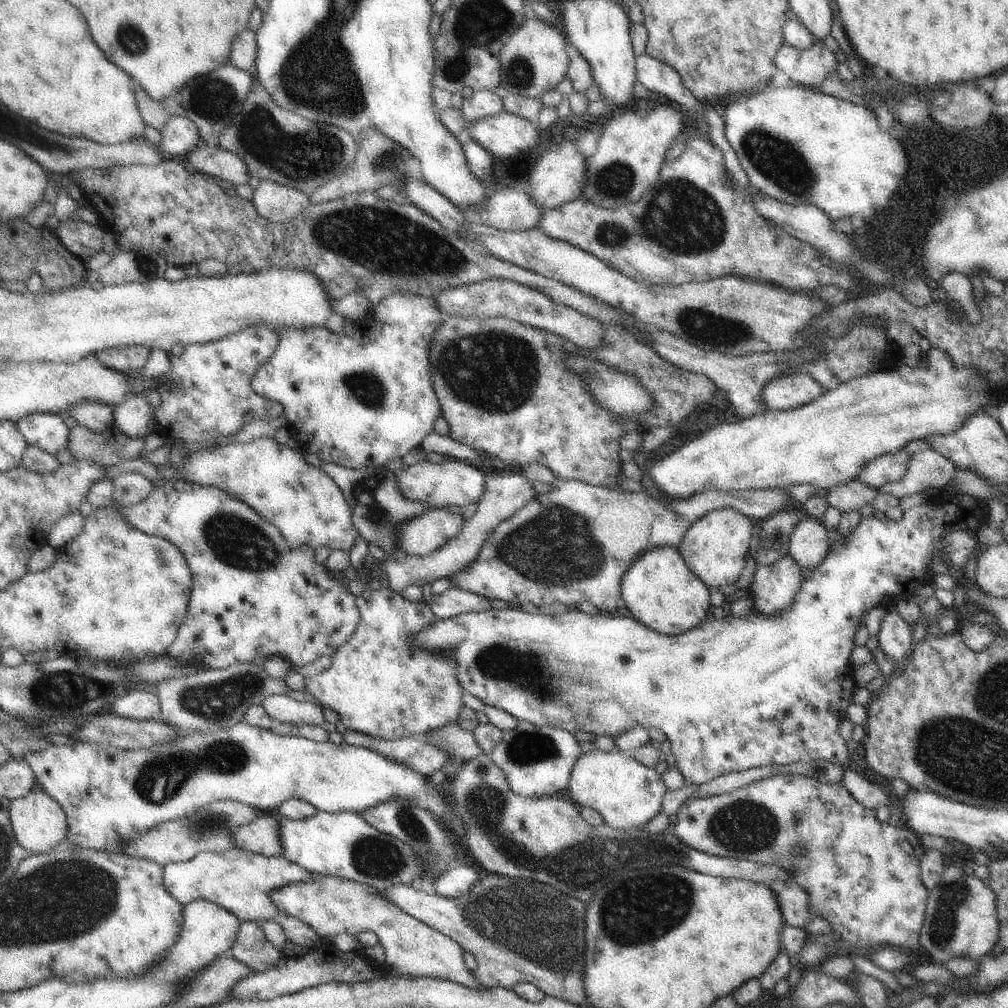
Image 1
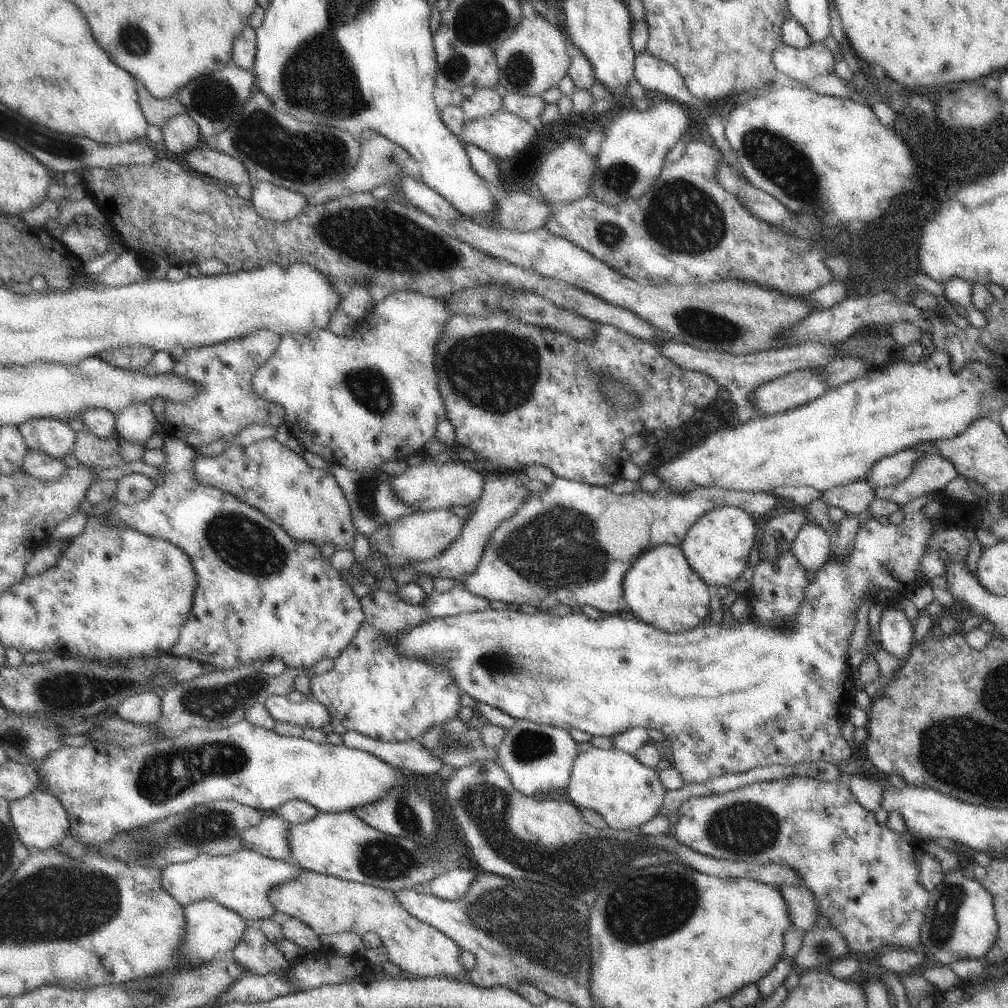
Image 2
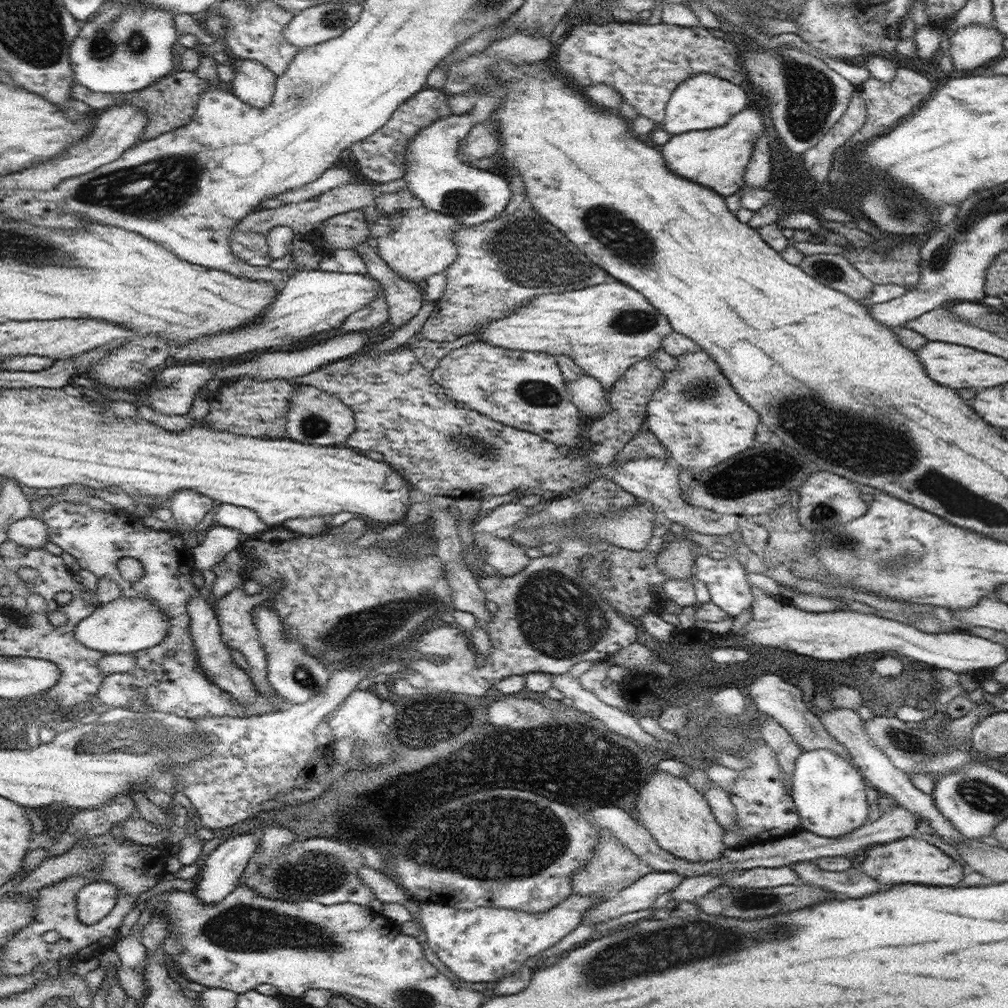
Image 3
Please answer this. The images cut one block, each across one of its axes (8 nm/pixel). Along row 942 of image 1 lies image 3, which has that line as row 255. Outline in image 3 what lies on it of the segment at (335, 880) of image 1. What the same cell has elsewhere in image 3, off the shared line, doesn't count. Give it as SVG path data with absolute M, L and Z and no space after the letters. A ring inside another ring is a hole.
M414 208L414 214L404 214L404 226L398 226L392 236L386 236L386 242L380 242L378 252L380 258L388 263L388 266L395 270L403 279L410 282L417 282L422 288L429 276L444 272L457 258L457 246L455 245L455 232L462 227L461 222L454 217L427 209Z

